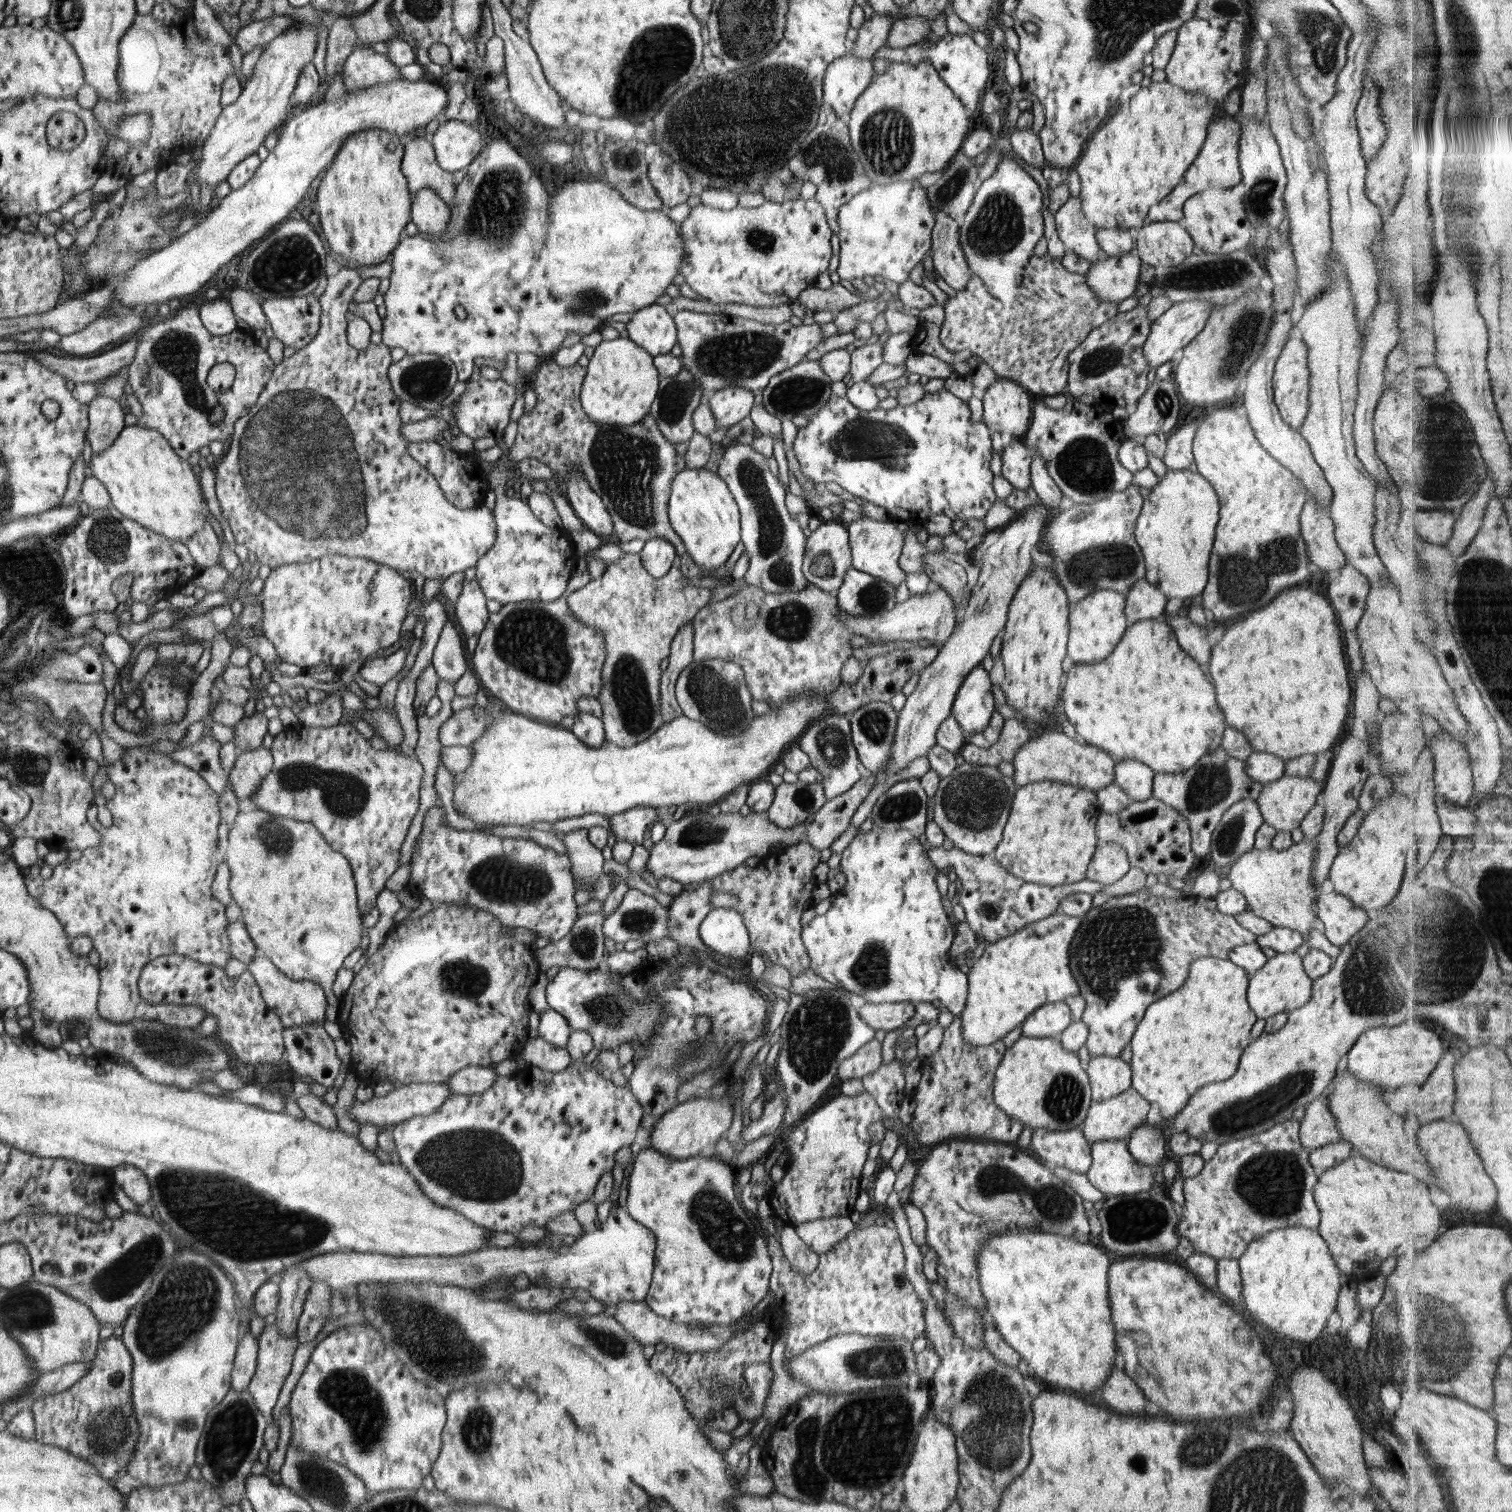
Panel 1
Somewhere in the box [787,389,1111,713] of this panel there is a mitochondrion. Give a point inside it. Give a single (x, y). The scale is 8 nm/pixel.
(860, 439)

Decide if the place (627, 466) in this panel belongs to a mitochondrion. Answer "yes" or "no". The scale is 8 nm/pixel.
yes

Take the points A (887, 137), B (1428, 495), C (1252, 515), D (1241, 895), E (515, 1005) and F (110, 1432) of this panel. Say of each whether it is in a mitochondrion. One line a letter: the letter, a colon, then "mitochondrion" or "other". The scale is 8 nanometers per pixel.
A: mitochondrion
B: mitochondrion
C: other
D: other
E: other
F: mitochondrion

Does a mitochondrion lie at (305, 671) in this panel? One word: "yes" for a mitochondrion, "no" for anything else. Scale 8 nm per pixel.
no

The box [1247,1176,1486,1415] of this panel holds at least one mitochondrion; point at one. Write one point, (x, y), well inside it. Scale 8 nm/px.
(1435, 1331)

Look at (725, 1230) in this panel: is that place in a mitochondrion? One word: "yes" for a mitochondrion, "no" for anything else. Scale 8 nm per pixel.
yes

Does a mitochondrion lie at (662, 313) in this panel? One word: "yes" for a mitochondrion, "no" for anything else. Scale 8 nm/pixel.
no

